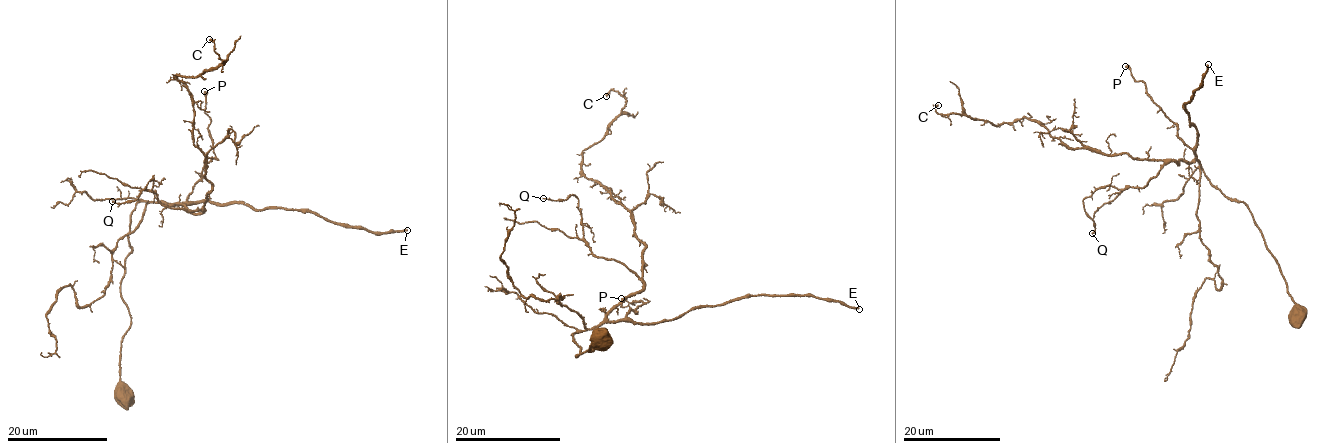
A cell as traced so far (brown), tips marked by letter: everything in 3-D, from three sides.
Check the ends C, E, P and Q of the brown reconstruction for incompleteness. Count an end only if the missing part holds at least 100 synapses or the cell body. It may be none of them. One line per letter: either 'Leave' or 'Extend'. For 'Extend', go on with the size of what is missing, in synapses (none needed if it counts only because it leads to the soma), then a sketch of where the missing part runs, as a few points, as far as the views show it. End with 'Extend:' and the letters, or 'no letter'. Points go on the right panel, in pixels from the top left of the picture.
C: Leave
E: Extend. Roughly 300 synapses
P: Leave
Q: Leave
Extend: E

